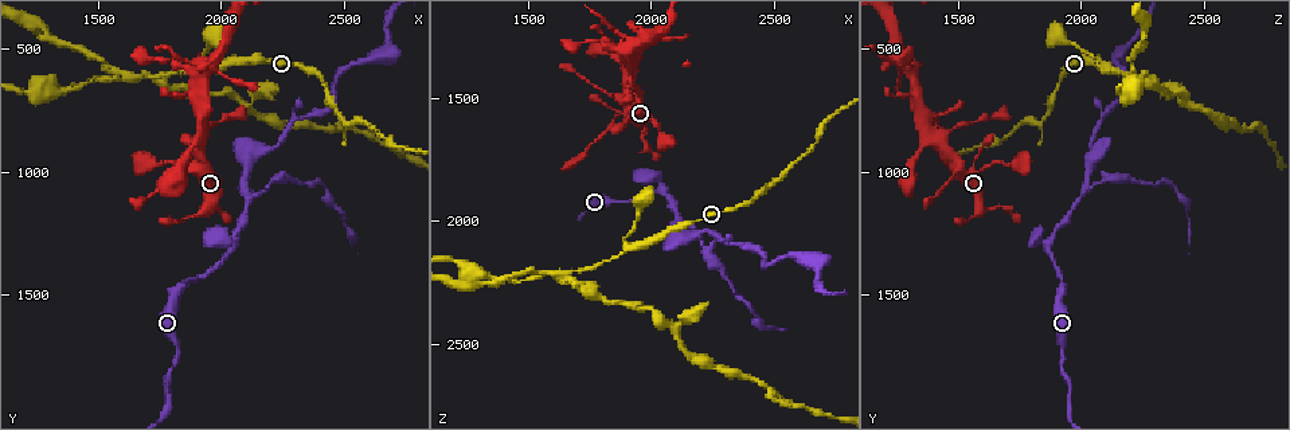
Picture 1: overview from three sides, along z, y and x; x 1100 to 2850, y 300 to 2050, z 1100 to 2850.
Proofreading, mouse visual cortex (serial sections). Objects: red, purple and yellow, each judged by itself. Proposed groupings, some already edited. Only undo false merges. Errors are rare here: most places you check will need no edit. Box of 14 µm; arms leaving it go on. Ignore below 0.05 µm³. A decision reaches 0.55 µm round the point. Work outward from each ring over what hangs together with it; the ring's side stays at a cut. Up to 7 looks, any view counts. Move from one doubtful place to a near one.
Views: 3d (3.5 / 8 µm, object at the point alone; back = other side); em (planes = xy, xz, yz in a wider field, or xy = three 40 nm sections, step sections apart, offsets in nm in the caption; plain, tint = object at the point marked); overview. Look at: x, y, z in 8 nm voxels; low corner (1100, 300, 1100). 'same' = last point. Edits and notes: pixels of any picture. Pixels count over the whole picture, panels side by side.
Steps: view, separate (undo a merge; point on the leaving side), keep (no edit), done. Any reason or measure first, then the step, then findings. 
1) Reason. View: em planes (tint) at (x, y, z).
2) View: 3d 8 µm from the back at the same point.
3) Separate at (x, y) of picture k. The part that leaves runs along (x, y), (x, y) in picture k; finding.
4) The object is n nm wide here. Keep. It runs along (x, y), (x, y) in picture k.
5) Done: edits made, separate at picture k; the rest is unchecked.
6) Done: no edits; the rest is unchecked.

Sharp bend. View: 3d 8 µm at (1910, 580, 2120).

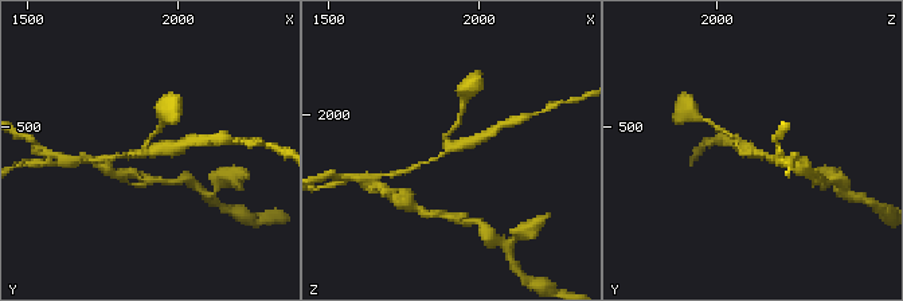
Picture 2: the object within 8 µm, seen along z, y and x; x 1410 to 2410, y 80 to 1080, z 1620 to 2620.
View: 3d 3.5 µm at (1900, 590, 2100).

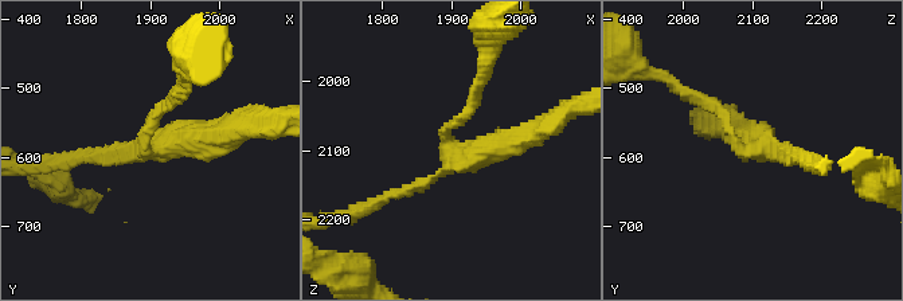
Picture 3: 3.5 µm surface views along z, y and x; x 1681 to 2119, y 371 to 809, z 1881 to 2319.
3 arms meet here; the arms are 100, 150, 300 nm wide. View: em xy step 5 (tint) at (1905, 585, 2110).

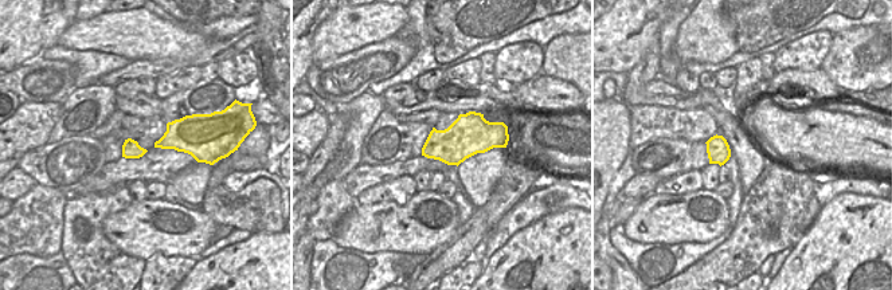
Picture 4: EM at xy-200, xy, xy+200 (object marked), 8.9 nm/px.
Keep. It runs along (539, 131), (378, 200) in picture 3; all the same cell.

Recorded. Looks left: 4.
A narrow waist. View: 3d 8 µm at (1530, 570, 2210).

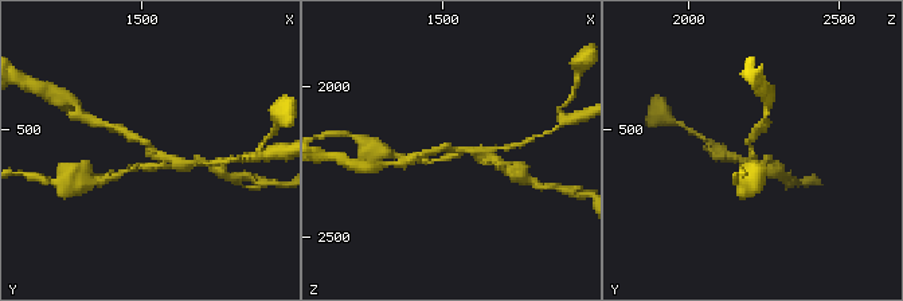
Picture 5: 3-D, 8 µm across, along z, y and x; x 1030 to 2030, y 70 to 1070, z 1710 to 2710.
View: em xy step 1 (tint) at (1540, 580, 2200).

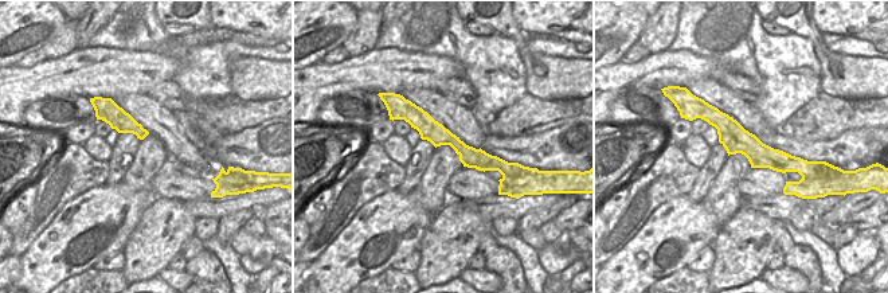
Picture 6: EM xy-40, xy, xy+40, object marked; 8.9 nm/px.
Separate at (509, 167) of picture 5. A border runs along (798, 182), (804, 184) in picture 6; two cells meet here.

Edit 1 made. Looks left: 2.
Done: edits made, separate at picture 5; the rest is unchecked.

